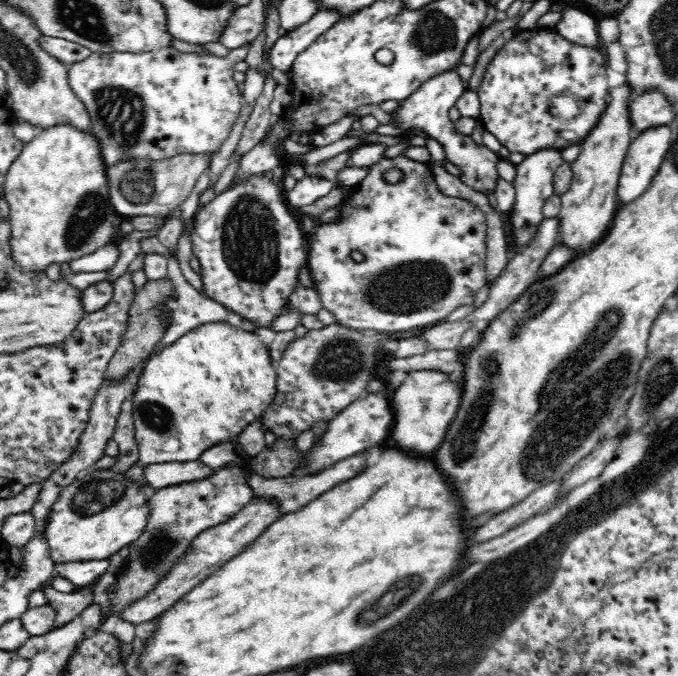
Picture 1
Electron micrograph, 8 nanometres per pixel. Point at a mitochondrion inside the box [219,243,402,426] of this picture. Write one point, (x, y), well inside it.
(340, 360)

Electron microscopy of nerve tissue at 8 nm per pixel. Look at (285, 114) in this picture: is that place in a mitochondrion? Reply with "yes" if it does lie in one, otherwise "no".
no

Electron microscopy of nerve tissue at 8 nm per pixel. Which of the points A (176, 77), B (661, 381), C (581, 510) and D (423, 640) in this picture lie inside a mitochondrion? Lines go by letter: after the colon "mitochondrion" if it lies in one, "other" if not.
A: other
B: mitochondrion
C: other
D: mitochondrion

